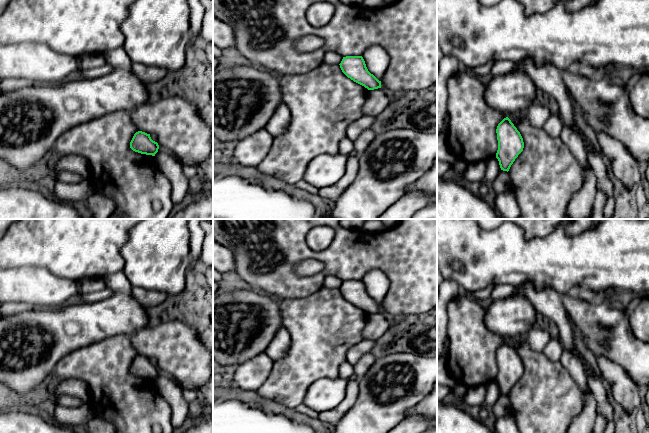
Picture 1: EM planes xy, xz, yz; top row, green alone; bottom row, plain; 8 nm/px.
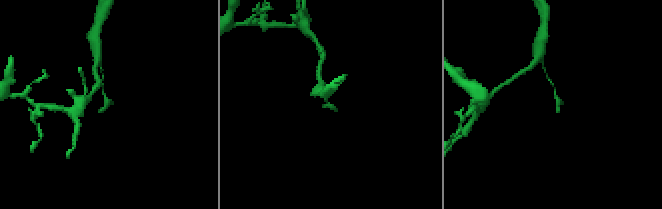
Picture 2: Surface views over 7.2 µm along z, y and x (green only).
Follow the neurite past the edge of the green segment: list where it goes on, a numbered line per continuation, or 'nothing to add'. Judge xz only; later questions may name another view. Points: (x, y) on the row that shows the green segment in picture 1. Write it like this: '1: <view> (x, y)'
nothing to add

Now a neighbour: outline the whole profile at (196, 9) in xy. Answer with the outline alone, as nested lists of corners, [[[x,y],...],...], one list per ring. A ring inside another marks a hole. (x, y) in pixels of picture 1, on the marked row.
[[[188,0],[188,5],[190,7],[190,46],[201,33],[204,8],[200,0]]]

